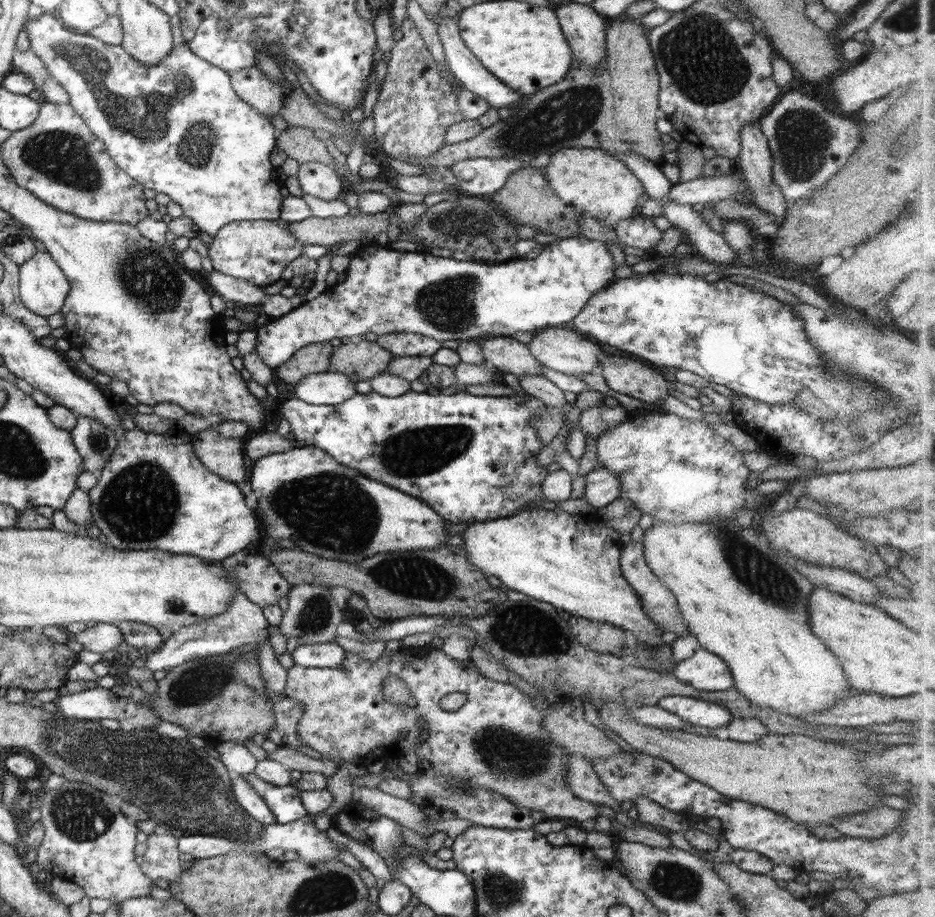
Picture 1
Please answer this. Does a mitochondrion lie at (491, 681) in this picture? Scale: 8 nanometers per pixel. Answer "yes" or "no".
no

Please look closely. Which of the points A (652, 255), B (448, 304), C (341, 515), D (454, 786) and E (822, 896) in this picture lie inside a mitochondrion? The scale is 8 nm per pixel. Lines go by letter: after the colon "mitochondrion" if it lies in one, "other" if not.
A: other
B: mitochondrion
C: mitochondrion
D: mitochondrion
E: other

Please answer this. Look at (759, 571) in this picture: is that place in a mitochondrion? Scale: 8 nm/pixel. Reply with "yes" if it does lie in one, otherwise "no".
yes

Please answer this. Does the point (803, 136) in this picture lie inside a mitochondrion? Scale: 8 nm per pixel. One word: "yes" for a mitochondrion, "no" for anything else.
yes

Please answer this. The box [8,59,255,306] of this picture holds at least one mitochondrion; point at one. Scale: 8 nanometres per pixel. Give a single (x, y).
(61, 155)

